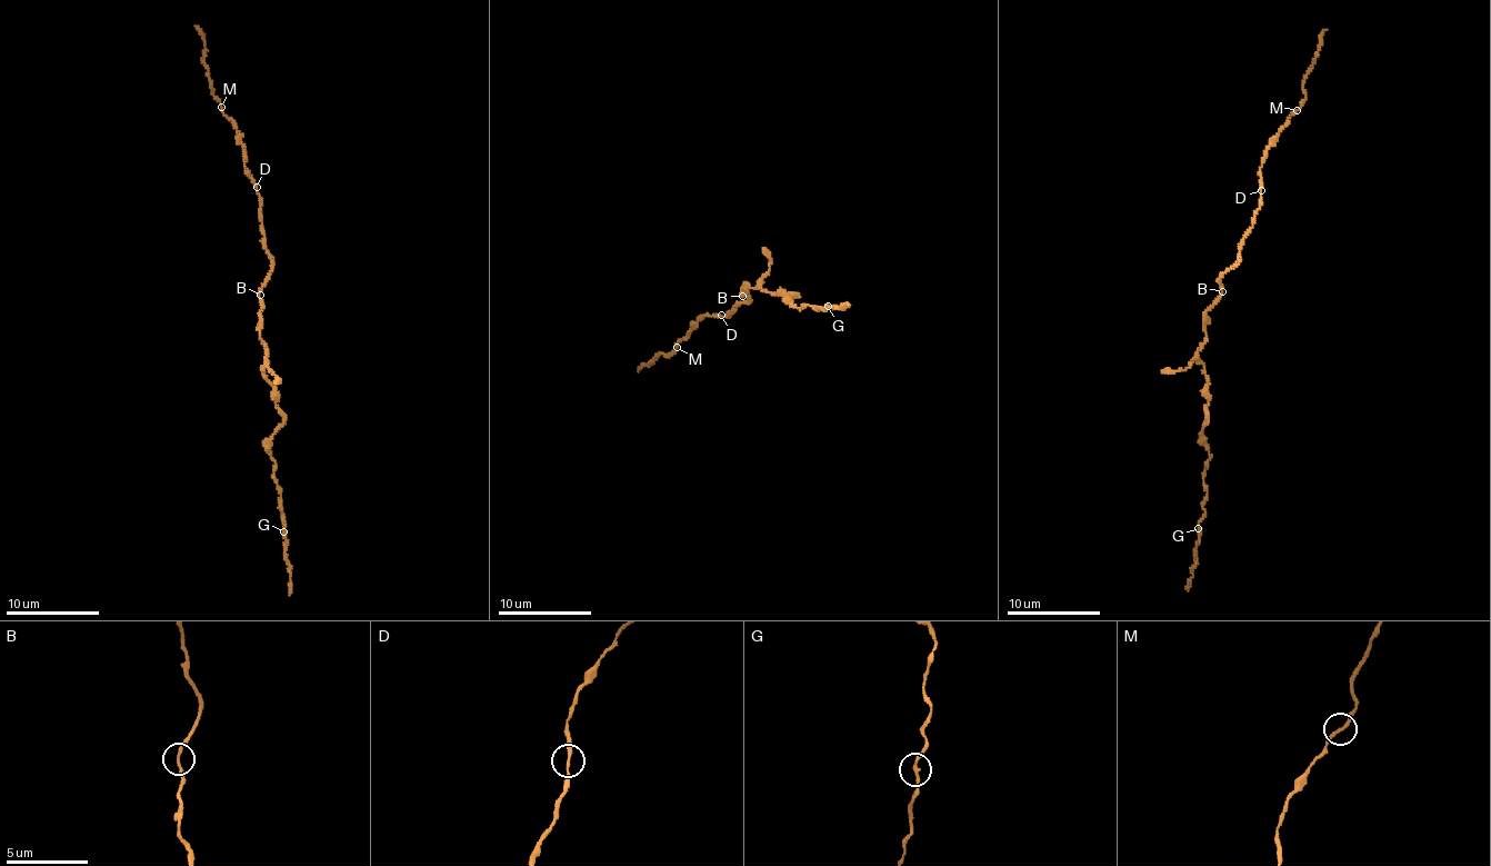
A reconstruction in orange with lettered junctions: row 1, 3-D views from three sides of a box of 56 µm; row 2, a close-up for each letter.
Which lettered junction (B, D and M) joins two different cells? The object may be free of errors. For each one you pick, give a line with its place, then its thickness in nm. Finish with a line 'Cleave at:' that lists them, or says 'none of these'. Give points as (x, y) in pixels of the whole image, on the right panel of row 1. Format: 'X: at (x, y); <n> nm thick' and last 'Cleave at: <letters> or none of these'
Cleave at: none of these

